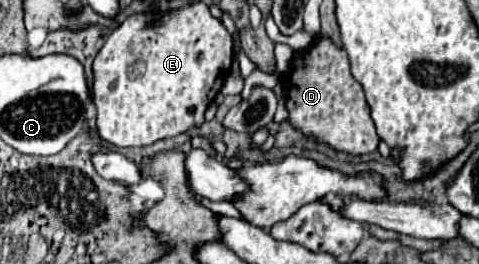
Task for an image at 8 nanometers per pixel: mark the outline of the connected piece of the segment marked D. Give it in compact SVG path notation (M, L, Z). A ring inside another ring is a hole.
M318 35L306 51L292 59L286 73L280 75L284 87L284 103L288 109L288 123L304 137L316 139L338 153L366 155L378 149L376 135L362 85L352 77L348 55L330 37Z

